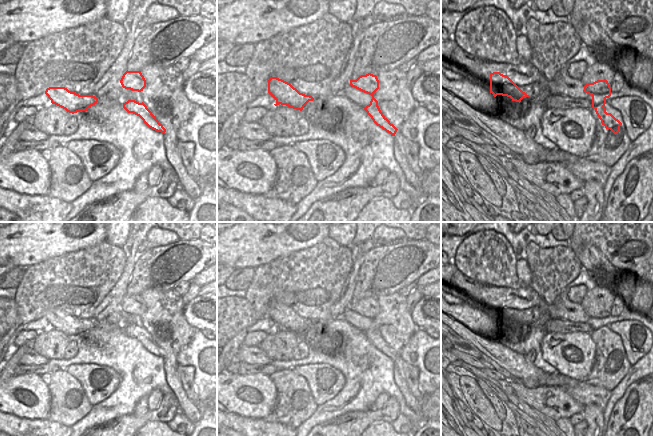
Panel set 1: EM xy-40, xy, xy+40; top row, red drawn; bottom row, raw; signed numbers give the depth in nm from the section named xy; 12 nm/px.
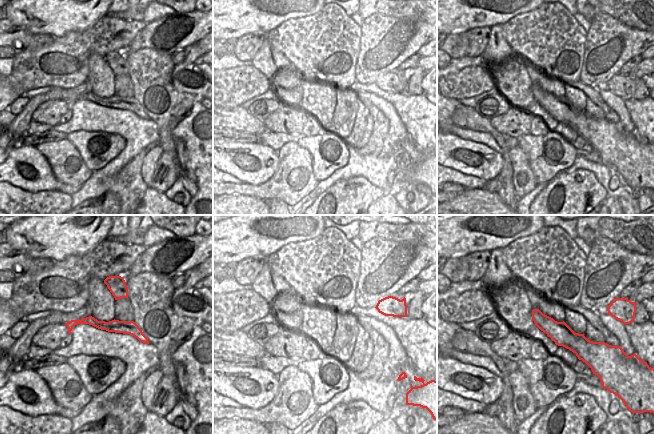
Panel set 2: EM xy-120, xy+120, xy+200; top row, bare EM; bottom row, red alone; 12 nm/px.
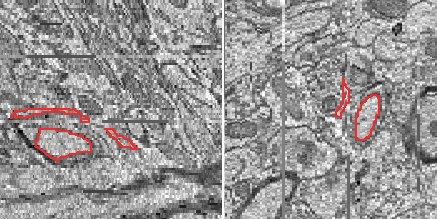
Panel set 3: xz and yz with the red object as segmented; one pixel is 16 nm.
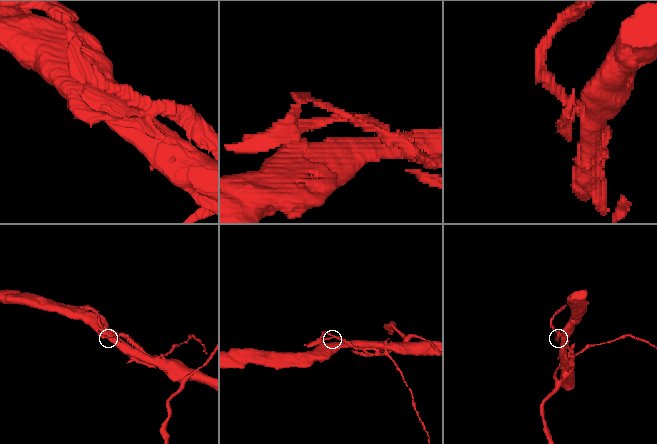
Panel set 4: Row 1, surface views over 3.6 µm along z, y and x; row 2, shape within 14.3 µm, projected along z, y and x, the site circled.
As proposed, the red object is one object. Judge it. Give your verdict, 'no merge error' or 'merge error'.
merge error

